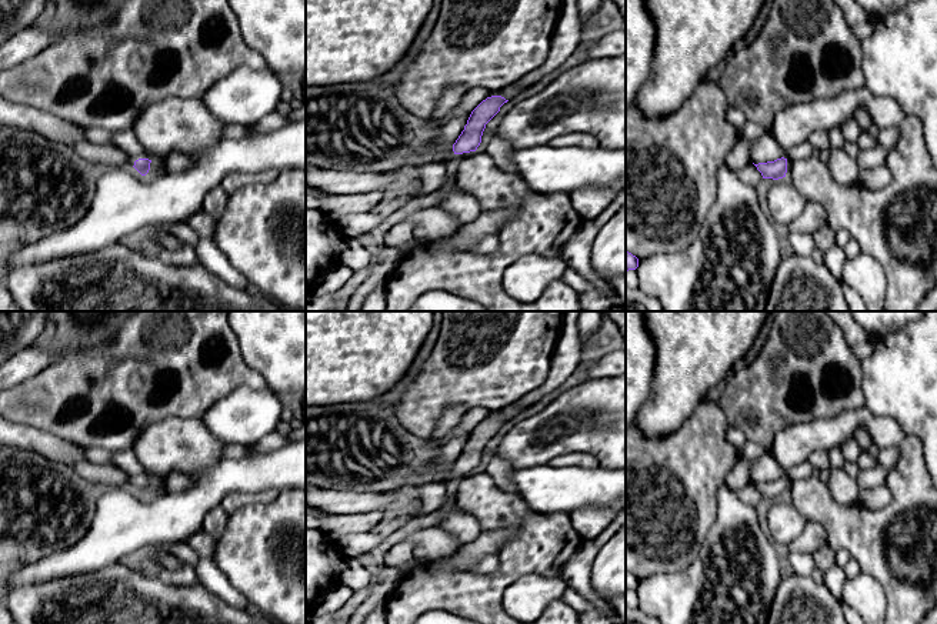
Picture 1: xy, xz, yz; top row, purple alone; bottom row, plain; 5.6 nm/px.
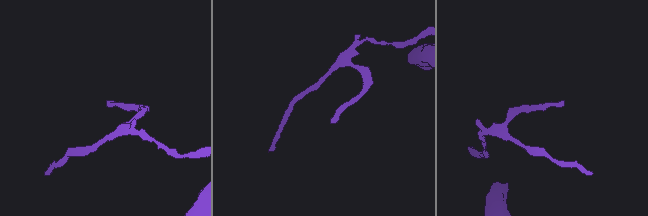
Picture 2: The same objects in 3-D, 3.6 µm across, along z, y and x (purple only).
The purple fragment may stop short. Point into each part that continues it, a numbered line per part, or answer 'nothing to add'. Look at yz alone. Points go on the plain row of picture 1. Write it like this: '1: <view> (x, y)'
nothing to add

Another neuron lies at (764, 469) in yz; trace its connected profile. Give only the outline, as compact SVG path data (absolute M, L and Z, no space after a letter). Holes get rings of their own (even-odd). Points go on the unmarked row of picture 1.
M770 453L751 461L750 475L754 484L774 481L781 477L786 478L786 474L787 473Z

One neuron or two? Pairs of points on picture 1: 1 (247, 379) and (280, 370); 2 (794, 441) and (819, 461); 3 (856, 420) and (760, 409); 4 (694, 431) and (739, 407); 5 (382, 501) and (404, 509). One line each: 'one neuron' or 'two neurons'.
1: two neurons
2: two neurons
3: two neurons
4: two neurons
5: one neuron

